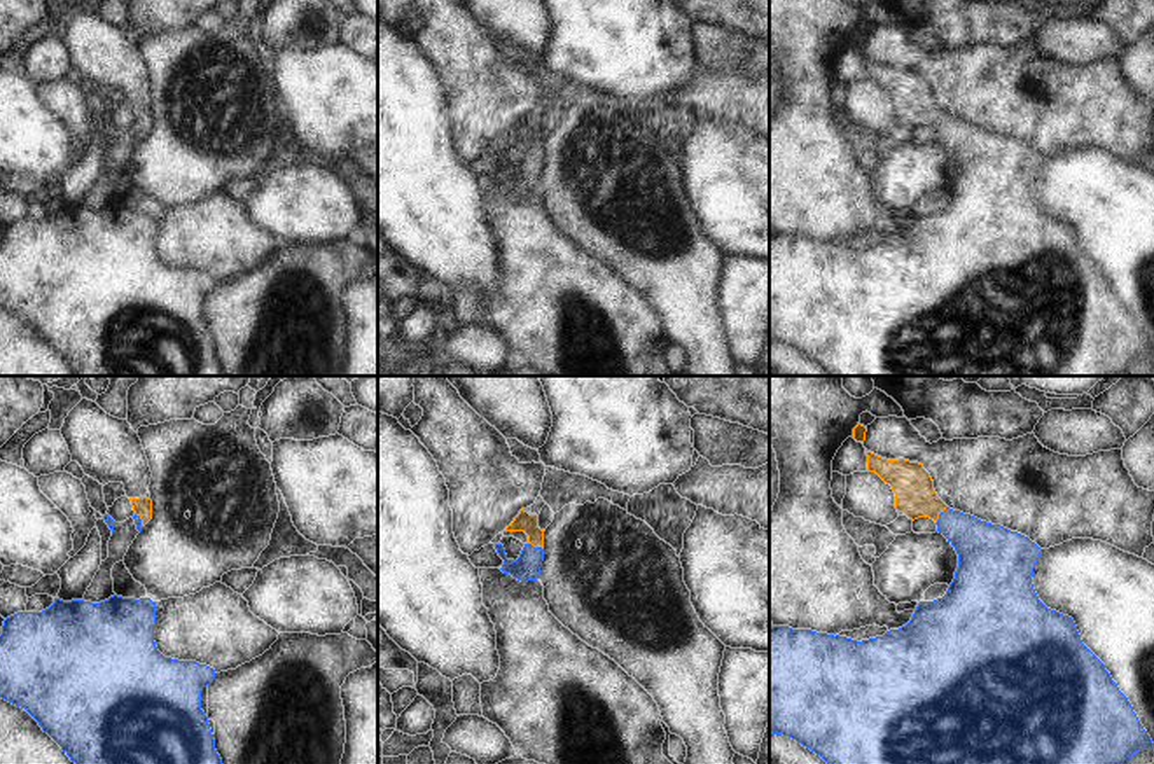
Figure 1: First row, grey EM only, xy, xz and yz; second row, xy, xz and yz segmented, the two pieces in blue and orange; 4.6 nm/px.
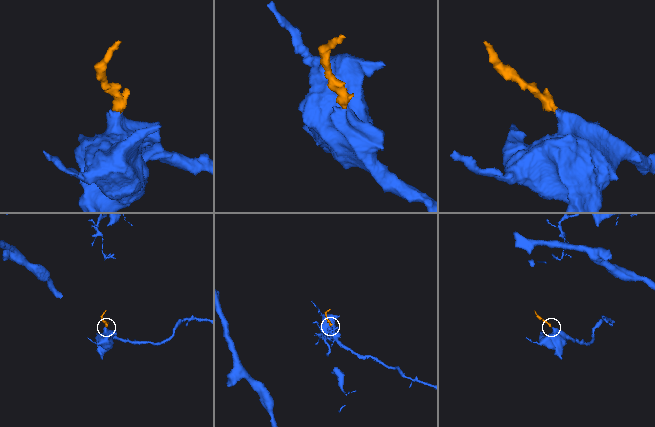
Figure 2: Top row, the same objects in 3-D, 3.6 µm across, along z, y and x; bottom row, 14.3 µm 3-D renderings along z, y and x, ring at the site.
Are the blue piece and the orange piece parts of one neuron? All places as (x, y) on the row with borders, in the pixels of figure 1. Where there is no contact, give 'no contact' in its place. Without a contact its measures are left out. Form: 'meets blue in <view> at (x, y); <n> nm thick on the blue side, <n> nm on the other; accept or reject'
meets blue in yz at (939, 514); 240 nm thick on the blue side, 190 nm on the other; accept

